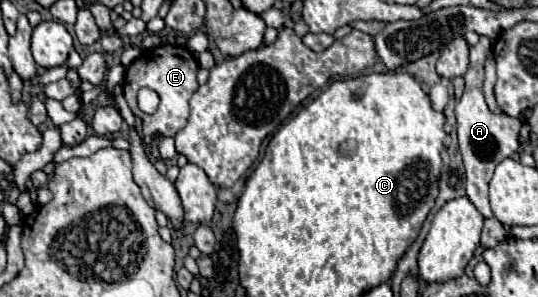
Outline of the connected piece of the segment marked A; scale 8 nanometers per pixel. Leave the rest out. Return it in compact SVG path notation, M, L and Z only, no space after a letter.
M480 37L478 45L470 47L470 65L464 75L466 89L454 109L456 123L458 123L458 145L460 145L460 153L462 153L464 167L466 167L466 193L468 193L468 199L474 203L474 207L484 217L492 217L490 201L488 201L488 181L492 179L496 165L518 151L518 147L520 147L518 137L520 137L520 129L522 129L522 119L508 117L506 113L496 115L488 109L488 105L484 101L484 95L482 95L484 61L486 61L488 53L492 51L492 47L494 47L494 43L488 37Z

